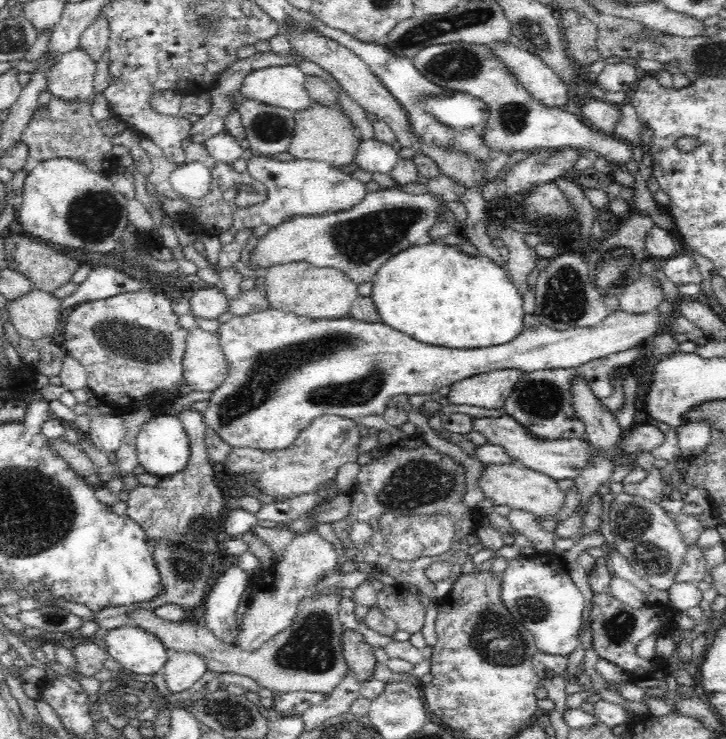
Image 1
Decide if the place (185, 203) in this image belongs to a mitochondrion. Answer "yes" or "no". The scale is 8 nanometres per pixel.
no

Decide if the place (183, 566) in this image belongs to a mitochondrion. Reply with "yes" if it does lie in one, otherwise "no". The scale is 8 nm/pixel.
yes

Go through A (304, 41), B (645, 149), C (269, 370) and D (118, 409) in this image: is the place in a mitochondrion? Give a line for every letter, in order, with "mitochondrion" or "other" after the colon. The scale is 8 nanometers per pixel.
A: other
B: other
C: mitochondrion
D: other

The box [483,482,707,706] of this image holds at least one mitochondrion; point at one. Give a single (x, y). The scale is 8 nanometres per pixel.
(633, 520)

